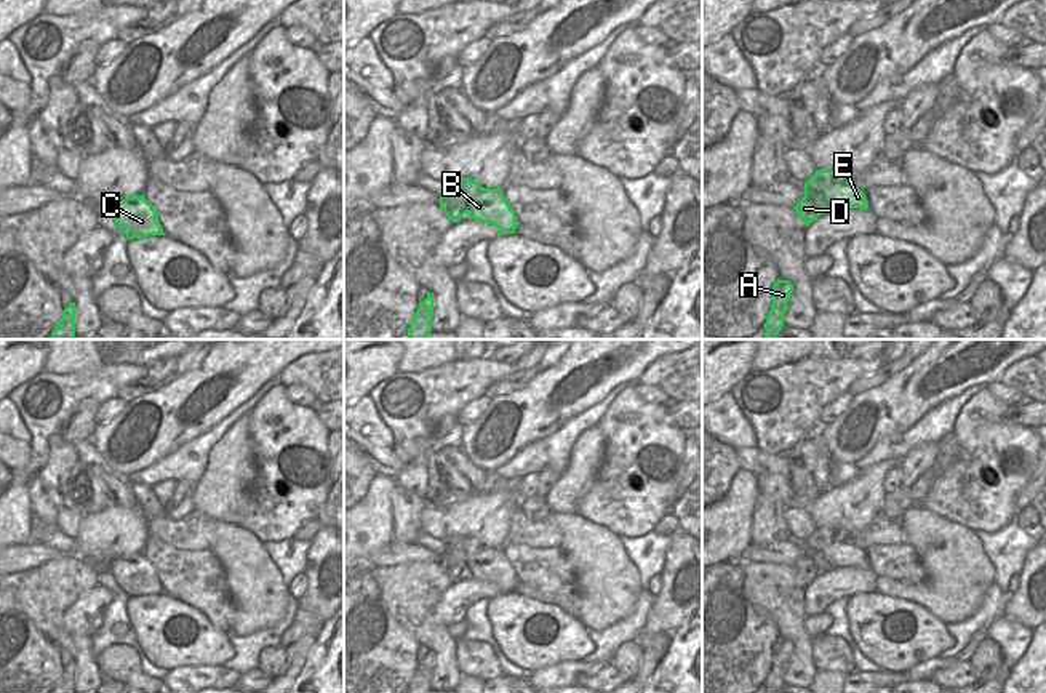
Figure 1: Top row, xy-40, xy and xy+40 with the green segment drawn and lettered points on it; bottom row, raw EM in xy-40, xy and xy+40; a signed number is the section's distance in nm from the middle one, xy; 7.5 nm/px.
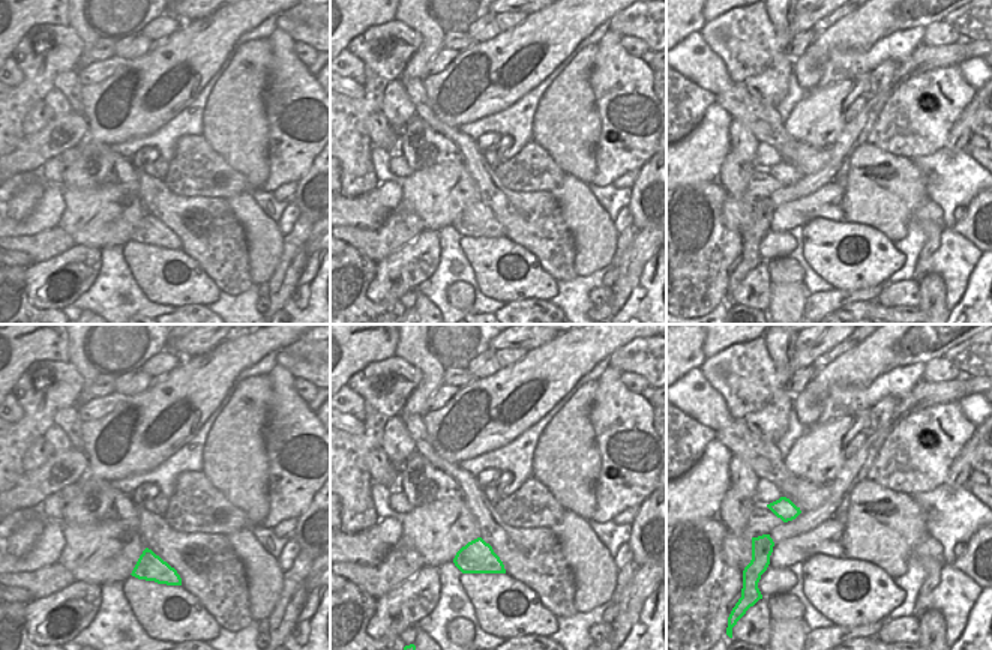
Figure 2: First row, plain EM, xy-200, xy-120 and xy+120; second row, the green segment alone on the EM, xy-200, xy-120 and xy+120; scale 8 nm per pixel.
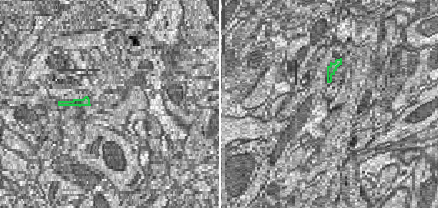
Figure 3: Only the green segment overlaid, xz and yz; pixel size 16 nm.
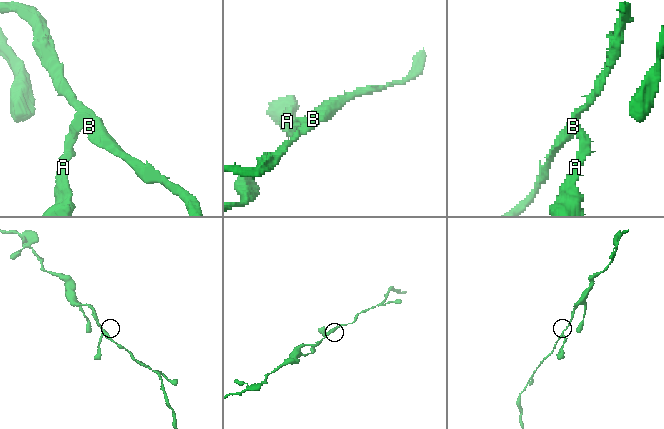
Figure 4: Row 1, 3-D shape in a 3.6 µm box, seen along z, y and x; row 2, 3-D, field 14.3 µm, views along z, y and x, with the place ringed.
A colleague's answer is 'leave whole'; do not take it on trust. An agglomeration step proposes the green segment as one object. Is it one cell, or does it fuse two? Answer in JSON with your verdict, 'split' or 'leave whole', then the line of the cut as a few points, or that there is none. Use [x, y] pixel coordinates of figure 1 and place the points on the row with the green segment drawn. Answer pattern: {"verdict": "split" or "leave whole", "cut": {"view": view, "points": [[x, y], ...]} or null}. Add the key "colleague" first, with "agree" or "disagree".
{"colleague": "disagree", "verdict": "split", "cut": {"view": "xy+40", "points": [[848, 181], [826, 184], [822, 197], [829, 208]]}}

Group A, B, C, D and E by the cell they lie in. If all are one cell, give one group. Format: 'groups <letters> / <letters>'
groups A D / B C E

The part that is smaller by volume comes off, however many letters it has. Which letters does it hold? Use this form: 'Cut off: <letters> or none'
Cut off: A, D

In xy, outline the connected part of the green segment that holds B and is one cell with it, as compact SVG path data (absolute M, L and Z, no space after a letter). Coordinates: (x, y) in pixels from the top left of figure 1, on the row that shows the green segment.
M472 181L464 186L464 192L470 219L496 226L499 235L515 234L520 222L502 189L485 189L480 182Z

